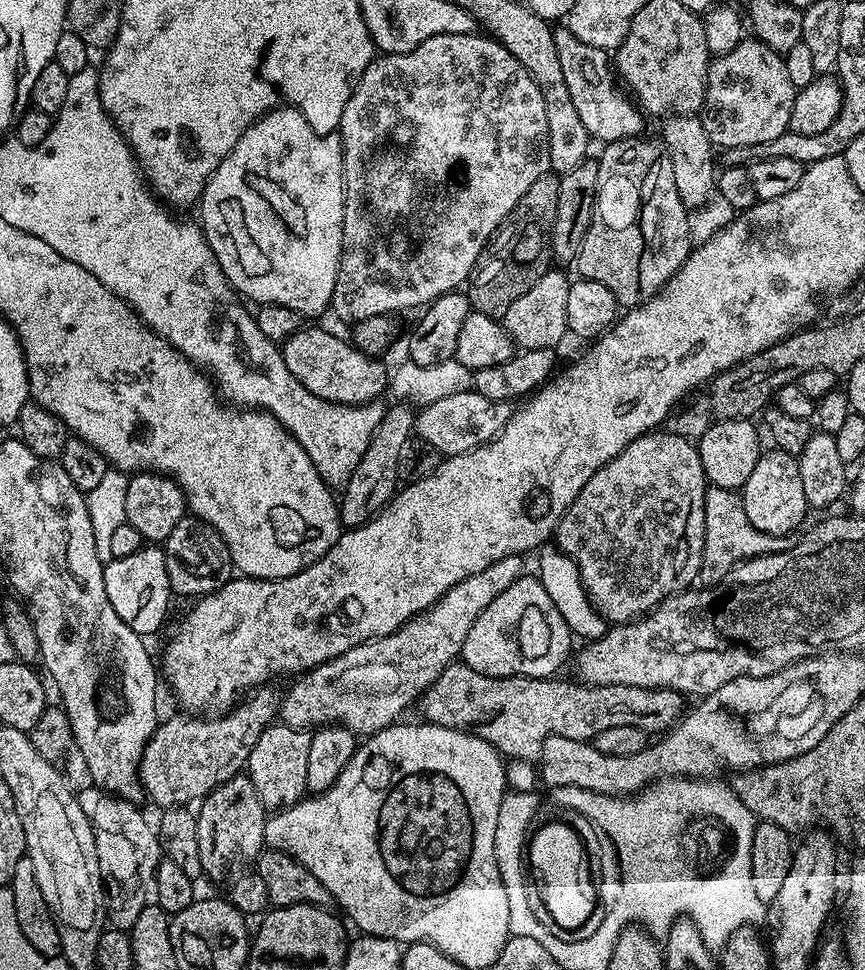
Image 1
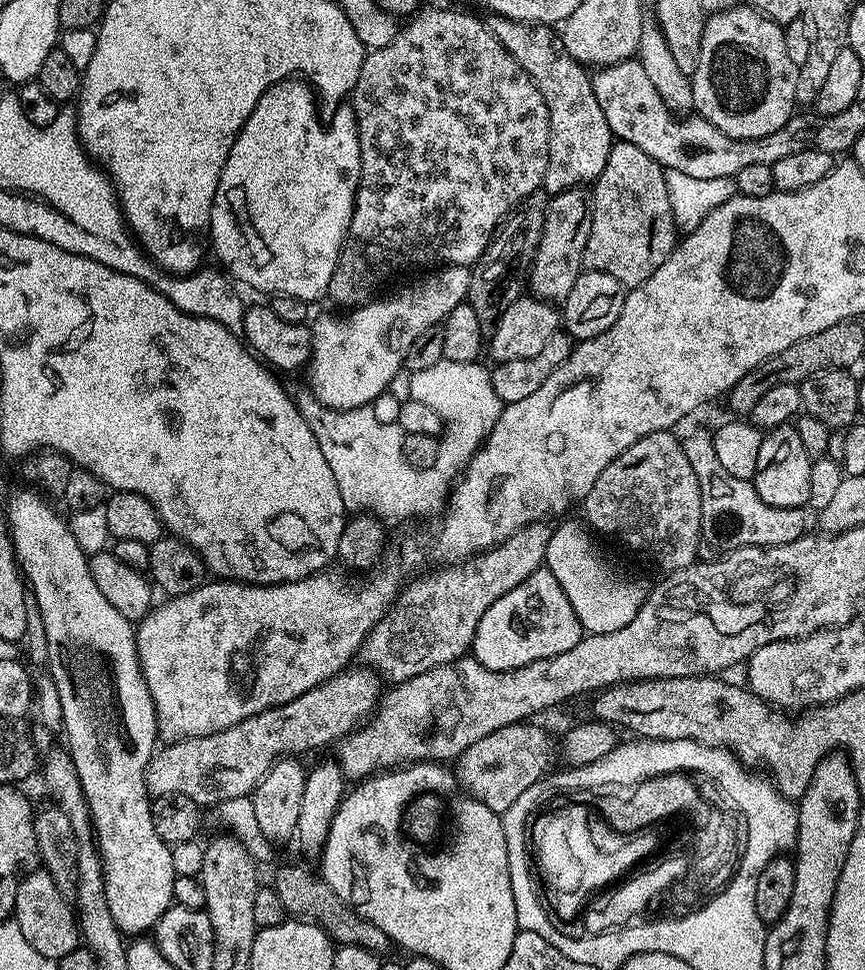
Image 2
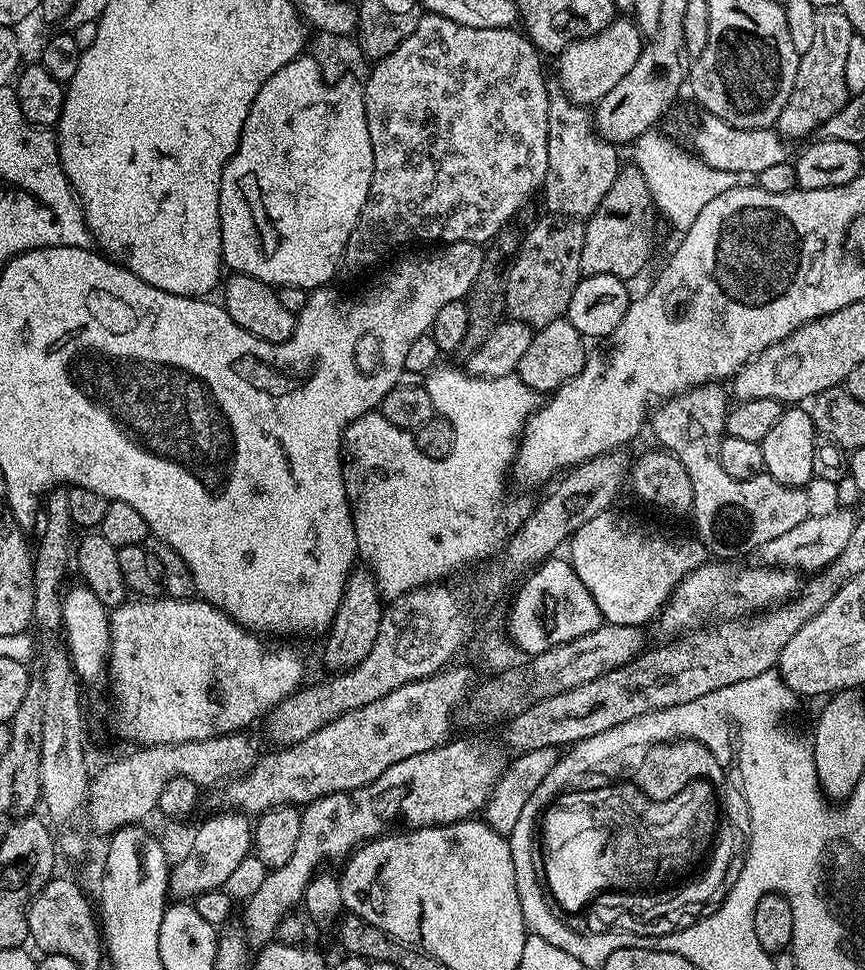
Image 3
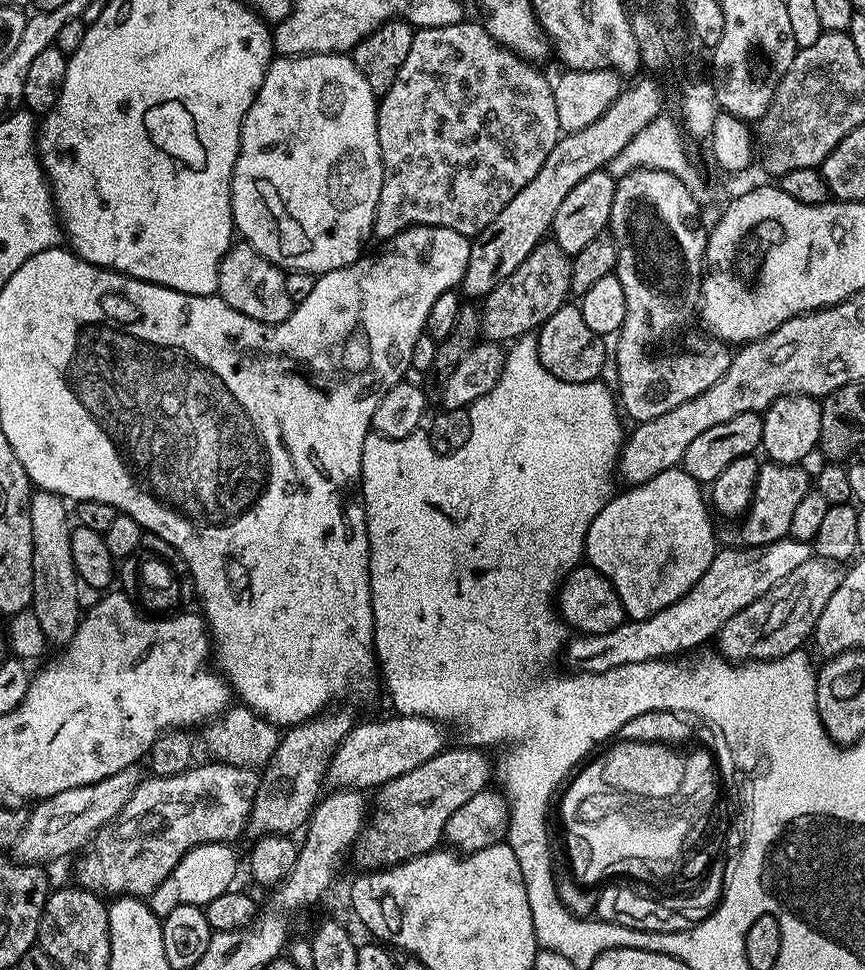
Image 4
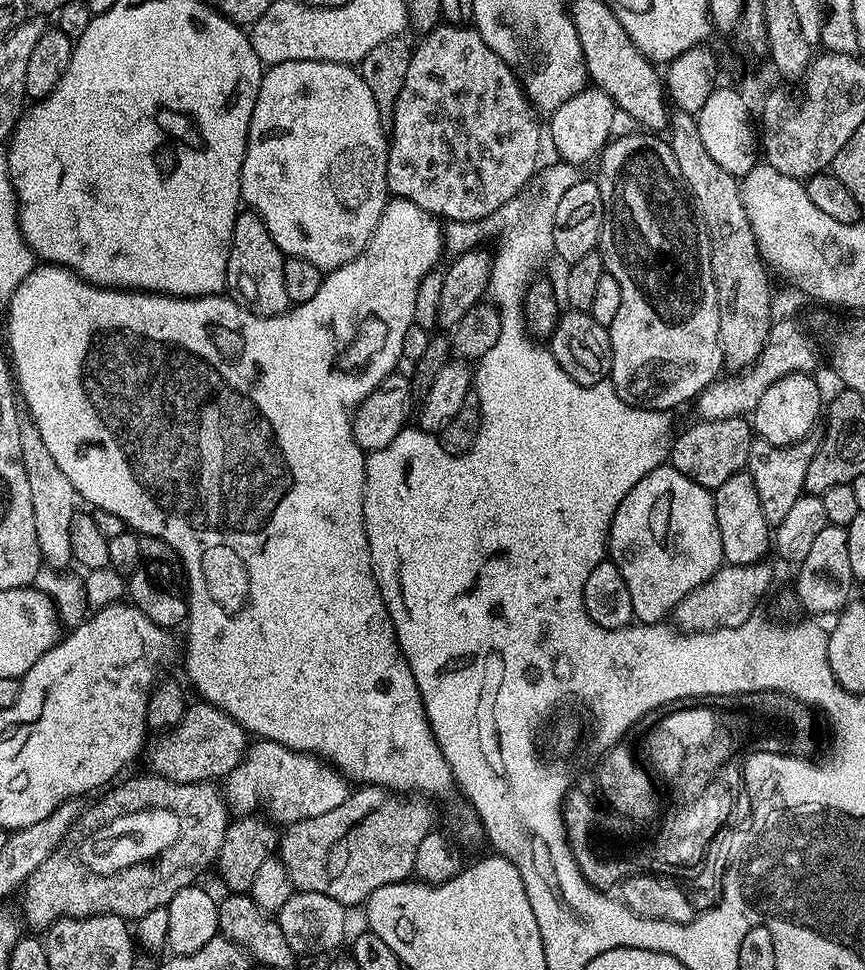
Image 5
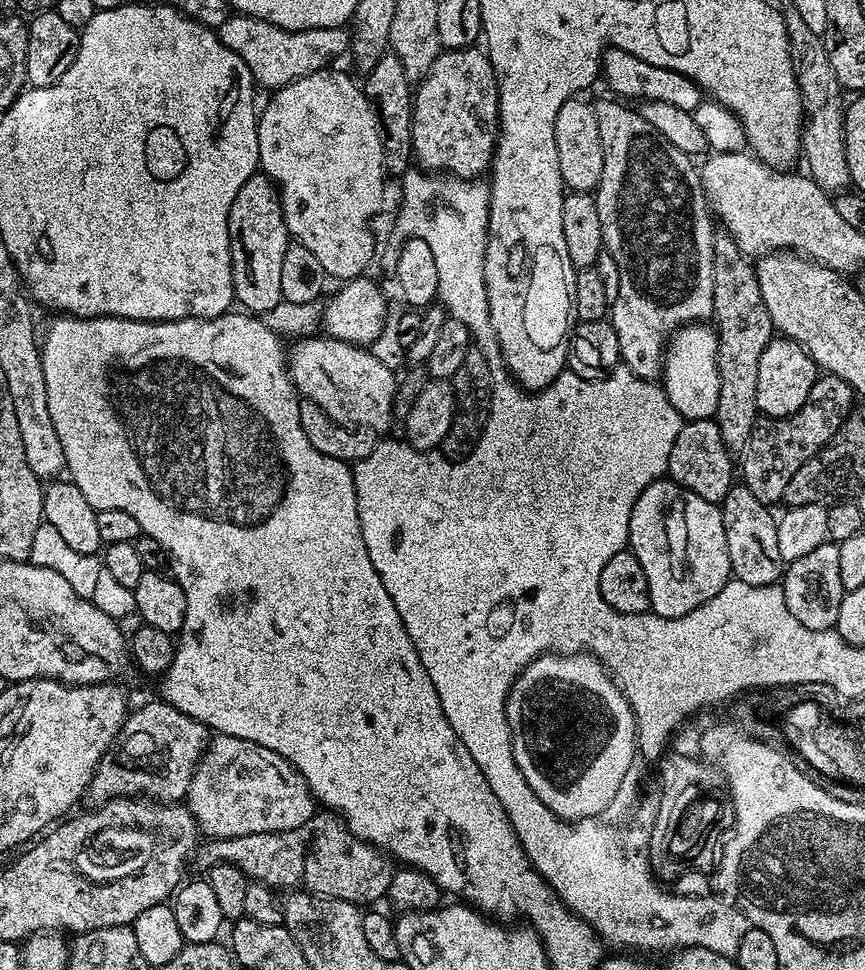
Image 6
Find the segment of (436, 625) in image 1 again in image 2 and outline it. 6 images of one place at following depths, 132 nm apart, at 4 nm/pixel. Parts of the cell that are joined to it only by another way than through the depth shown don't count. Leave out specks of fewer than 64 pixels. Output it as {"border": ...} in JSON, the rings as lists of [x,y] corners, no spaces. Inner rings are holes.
{"border":[[[349,666],[326,682],[314,686],[314,690],[306,690],[306,694],[298,694],[294,702],[286,702],[282,706],[262,710],[238,722],[238,726],[233,728],[209,736],[195,736],[189,740],[165,743],[163,747],[152,753],[152,760],[144,771],[149,793],[153,797],[162,794],[186,794],[186,798],[194,798],[194,802],[201,806],[207,804],[217,806],[228,799],[251,797],[262,782],[262,778],[276,765],[277,760],[300,754],[296,752],[312,752],[315,748],[326,747],[328,743],[331,745],[333,742],[339,742],[365,723],[376,711],[382,699],[381,677],[367,666],[356,667]]]}

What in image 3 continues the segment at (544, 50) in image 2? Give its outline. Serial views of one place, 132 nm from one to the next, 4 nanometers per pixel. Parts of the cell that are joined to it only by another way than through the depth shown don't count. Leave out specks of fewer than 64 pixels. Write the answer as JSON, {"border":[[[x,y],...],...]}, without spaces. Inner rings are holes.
{"border":[[[567,94],[549,95],[548,97],[548,169],[542,185],[544,204],[549,213],[557,216],[570,216],[573,218],[587,218],[598,210],[602,198],[616,181],[620,173],[622,161],[617,145],[611,140],[605,140],[596,130],[594,116],[585,105],[576,103]]]}

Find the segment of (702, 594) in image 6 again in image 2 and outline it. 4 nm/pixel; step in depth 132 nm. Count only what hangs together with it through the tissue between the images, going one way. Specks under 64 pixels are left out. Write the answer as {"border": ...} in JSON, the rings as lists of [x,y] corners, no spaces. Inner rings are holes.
{"border":[[[568,520],[560,525],[557,523],[553,527],[550,542],[546,544],[545,565],[550,574],[558,578],[558,586],[566,590],[566,598],[570,598],[570,606],[574,606],[574,614],[578,614],[578,622],[585,633],[610,634],[614,630],[622,630],[622,626],[631,622],[644,605],[646,588],[636,580],[619,576],[600,553],[596,545],[597,537],[577,520]]]}

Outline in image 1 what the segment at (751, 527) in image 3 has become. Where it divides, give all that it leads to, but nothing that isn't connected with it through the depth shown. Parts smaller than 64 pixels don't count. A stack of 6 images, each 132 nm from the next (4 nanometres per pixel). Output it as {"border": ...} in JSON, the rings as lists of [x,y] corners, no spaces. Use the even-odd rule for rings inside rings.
{"border":[[[709,487],[704,503],[704,561],[700,563],[699,583],[719,586],[741,560],[785,552],[795,546],[796,541],[797,537],[792,534],[771,536],[755,528],[750,518],[746,518],[743,499],[733,489]]]}

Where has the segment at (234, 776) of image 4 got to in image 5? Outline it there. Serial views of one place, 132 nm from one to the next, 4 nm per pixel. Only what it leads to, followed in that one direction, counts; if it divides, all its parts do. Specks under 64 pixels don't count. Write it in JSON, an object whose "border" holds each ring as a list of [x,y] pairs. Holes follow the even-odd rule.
{"border":[[[178,782],[178,794],[174,796],[176,802],[180,802],[179,815],[183,821],[180,837],[169,849],[160,853],[152,860],[146,860],[143,863],[126,866],[124,870],[118,870],[117,873],[102,874],[94,873],[88,869],[83,862],[75,855],[67,856],[64,850],[58,850],[30,878],[26,878],[24,887],[19,893],[20,908],[22,920],[25,925],[32,928],[46,930],[54,922],[69,916],[70,918],[86,918],[87,916],[101,916],[102,914],[114,914],[121,916],[122,919],[129,922],[137,922],[152,910],[167,908],[169,902],[174,898],[174,894],[183,887],[195,885],[207,868],[211,869],[218,858],[218,850],[222,850],[222,838],[226,838],[226,830],[230,823],[230,809],[224,803],[224,797],[221,789],[215,783],[205,782],[203,784],[183,784]]]}

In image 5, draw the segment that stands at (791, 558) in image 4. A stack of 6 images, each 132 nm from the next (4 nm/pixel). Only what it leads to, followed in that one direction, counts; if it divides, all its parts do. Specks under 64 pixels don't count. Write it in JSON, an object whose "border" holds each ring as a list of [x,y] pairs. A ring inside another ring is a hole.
{"border":[[[768,562],[747,564],[746,566],[725,563],[711,578],[706,582],[702,582],[702,586],[698,586],[698,590],[686,594],[686,598],[682,598],[682,602],[678,602],[678,606],[674,609],[674,617],[676,616],[677,624],[675,624],[675,627],[681,633],[685,633],[713,632],[719,628],[737,628],[738,626],[742,626],[745,622],[757,615],[756,603],[767,594],[768,587],[771,584],[772,568],[768,565]]]}

